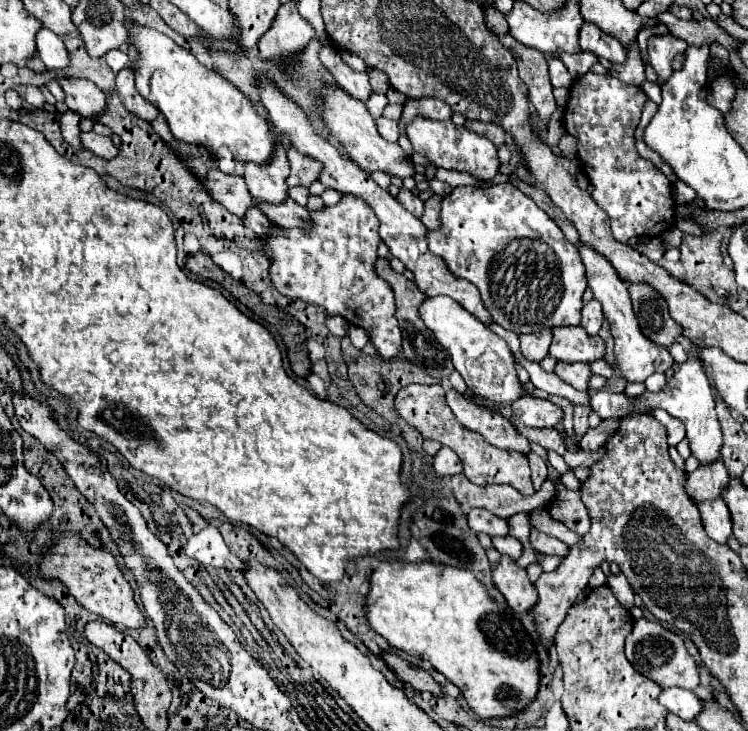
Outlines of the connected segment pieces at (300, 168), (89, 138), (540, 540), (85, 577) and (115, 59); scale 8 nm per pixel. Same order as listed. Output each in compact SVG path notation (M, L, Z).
M288 147L288 161L290 161L290 175L286 179L288 187L308 187L312 181L318 179L318 173L322 171L322 163L318 163L316 159L310 159L306 155L300 155L298 151L294 151L292 147Z
M88 131L88 133L82 133L82 145L92 151L94 155L102 157L102 159L114 159L118 155L118 147L114 147L112 139L110 137L104 137L104 135L98 135L94 131Z
M538 529L530 531L530 545L532 545L532 549L536 549L540 553L546 553L546 555L558 555L558 557L568 555L568 545L564 545L562 541L554 539L554 537L544 535Z
M60 533L56 545L46 555L40 569L46 577L60 579L84 609L104 617L108 623L116 625L118 629L144 627L146 619L140 613L140 609L136 607L132 589L130 589L128 581L122 577L122 573L118 571L114 557L106 551L92 549L84 539L80 539L80 535Z
M112 49L110 53L106 53L106 63L108 63L108 67L110 67L114 73L118 73L118 71L122 71L124 67L130 65L128 55L122 53L120 49Z

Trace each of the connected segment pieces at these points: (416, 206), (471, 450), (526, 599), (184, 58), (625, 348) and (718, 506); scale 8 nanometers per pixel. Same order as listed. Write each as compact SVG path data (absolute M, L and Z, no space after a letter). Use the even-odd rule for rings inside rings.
M400 187L400 193L398 193L398 201L404 205L404 209L406 211L410 211L412 215L416 215L416 217L420 217L422 215L422 207L424 207L424 203L420 201L420 197L418 195L414 195L412 191L408 191L406 187Z
M406 385L398 391L394 399L394 407L398 415L414 429L420 431L424 439L434 439L442 443L444 447L450 447L464 465L464 475L476 483L476 485L490 485L490 483L506 483L512 485L522 495L532 495L532 481L530 481L530 467L528 459L516 451L502 451L498 447L492 447L484 437L476 431L470 431L462 427L456 417L452 415L452 409L446 405L442 385Z
M502 557L500 563L492 567L492 579L514 613L530 613L534 609L538 593L526 569L520 569L510 557Z
M126 21L126 29L128 41L136 49L136 57L132 59L136 89L146 101L156 105L176 139L202 145L210 151L226 145L240 163L254 161L262 165L270 159L274 133L266 119L252 109L250 99L242 91L222 75L206 69L190 51L178 47L170 37L156 29L138 25L136 21Z
M582 243L578 247L582 263L586 265L586 279L588 279L588 287L592 289L594 299L602 305L604 317L610 323L612 335L614 335L614 365L620 369L622 377L626 381L640 381L644 383L652 373L664 373L666 369L670 369L674 365L672 355L664 349L664 347L656 347L652 341L644 339L642 331L638 329L638 321L634 317L632 311L632 303L630 303L630 295L628 295L628 285L616 275L616 269L612 267L612 263L608 263L608 259L604 259L602 255L596 255L596 251L592 251L592 247L588 247L586 243Z
M722 499L706 501L706 503L698 503L698 509L708 537L720 545L726 545L728 539L732 537L732 519L726 503Z

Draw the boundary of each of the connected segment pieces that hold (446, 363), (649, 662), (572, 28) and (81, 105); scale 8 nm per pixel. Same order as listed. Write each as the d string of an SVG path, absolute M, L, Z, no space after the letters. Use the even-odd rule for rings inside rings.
M378 259L378 261L376 261L376 273L390 283L390 287L394 289L394 295L396 295L396 307L398 307L396 317L398 317L398 323L400 323L400 329L402 329L402 335L404 335L404 341L402 341L404 359L408 359L410 363L414 363L416 367L420 367L422 371L426 371L430 377L442 379L442 367L452 367L452 361L450 361L448 351L444 351L444 349L436 343L432 331L422 323L422 319L420 319L420 315L418 315L418 305L422 303L424 293L416 287L414 281L408 281L404 275L392 271L388 259Z
M648 619L634 621L632 633L626 637L626 659L632 663L632 667L638 673L652 679L662 689L668 689L668 687L694 689L700 683L698 665L688 655L684 643L682 643L682 637L664 629L658 621L648 621Z
M516 1L512 11L506 13L506 21L510 25L510 35L532 49L542 51L544 55L558 55L558 53L578 53L580 43L578 43L578 31L580 31L584 20L579 11L576 1L570 1L566 7L549 13L540 13L534 7L530 7L524 1Z
M58 79L62 91L66 93L68 109L80 113L82 117L92 117L106 107L106 95L94 83L84 83L84 79Z

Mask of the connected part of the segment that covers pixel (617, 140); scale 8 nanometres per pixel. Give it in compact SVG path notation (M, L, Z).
M588 71L572 83L566 103L564 127L578 139L578 159L594 185L592 199L608 213L612 235L622 243L634 237L660 237L674 223L670 181L650 161L644 161L634 147L634 129L640 123L646 99L636 85Z

